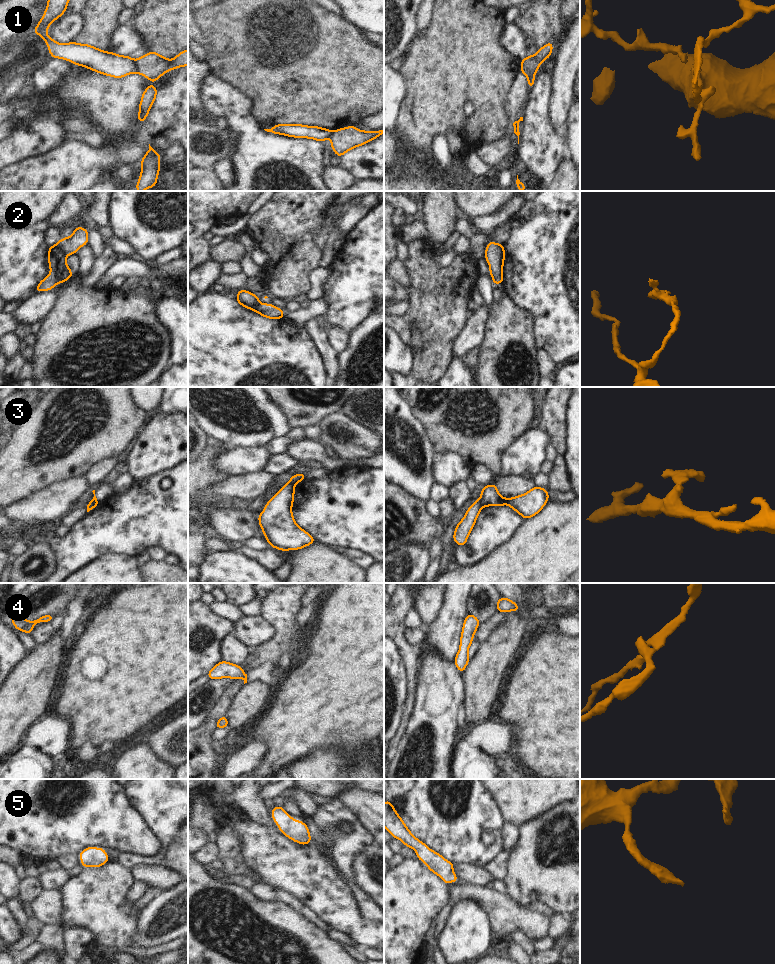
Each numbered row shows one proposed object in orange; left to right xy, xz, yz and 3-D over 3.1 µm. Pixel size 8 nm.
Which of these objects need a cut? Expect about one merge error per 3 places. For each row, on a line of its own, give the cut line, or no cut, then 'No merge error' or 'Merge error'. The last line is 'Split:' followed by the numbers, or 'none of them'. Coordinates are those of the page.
1: Split along xy (135, 60), (136, 72). Merge error
2: Split along xy (55, 245), (65, 256). Merge error
3: Split along yz (479, 499), (481, 507). Merge error
4: No split. No merge error
5: No split. No merge error
Split: 1, 2, 3.

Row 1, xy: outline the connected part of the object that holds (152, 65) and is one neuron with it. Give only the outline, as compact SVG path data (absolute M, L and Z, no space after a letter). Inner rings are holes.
M188 50L177 54L172 60L168 60L158 53L151 51L137 59L136 64L136 73L145 76L150 81L156 81L169 70L188 66Z

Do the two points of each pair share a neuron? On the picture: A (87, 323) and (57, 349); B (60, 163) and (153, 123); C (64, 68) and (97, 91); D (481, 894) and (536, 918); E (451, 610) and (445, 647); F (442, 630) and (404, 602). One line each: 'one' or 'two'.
A: one
B: one
C: two
D: one
E: one
F: two

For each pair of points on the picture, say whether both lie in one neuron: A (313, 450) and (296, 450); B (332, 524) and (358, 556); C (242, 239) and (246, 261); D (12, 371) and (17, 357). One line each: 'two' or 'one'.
A: one
B: two
C: one
D: one

